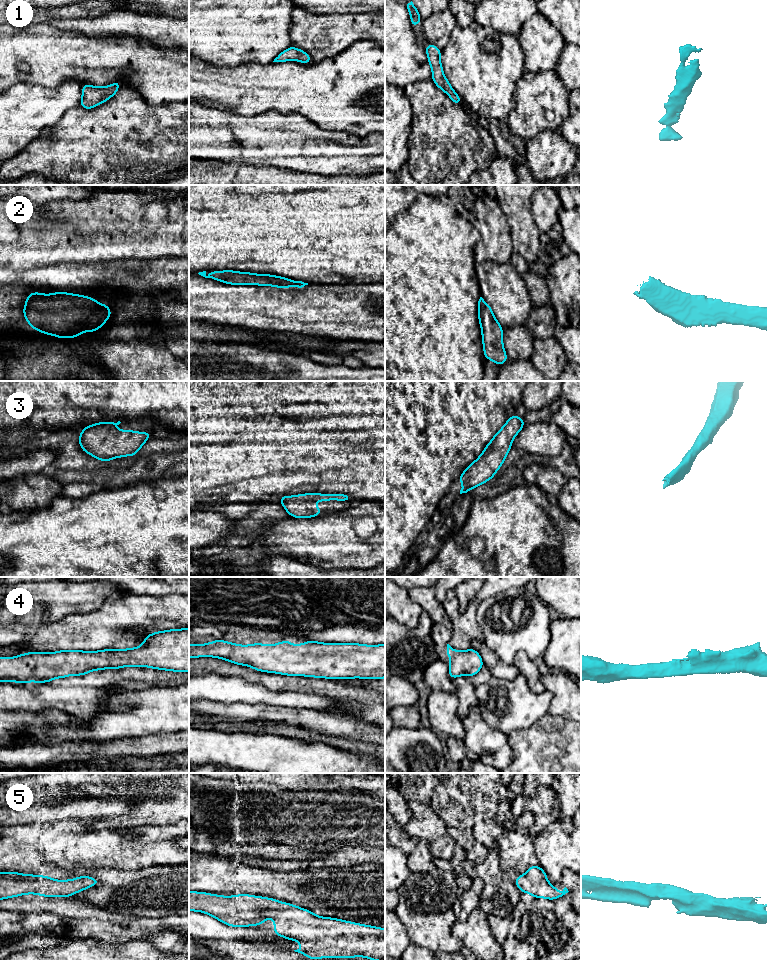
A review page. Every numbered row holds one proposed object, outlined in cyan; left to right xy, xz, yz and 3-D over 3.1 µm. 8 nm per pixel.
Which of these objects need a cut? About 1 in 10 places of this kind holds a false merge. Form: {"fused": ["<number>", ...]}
{"fused": []}

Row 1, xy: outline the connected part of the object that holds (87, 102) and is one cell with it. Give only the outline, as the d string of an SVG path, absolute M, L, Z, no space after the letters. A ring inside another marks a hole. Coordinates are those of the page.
M121 81L105 87L94 87L93 85L82 85L82 99L80 106L84 109L92 109L100 103L104 103L116 94Z

